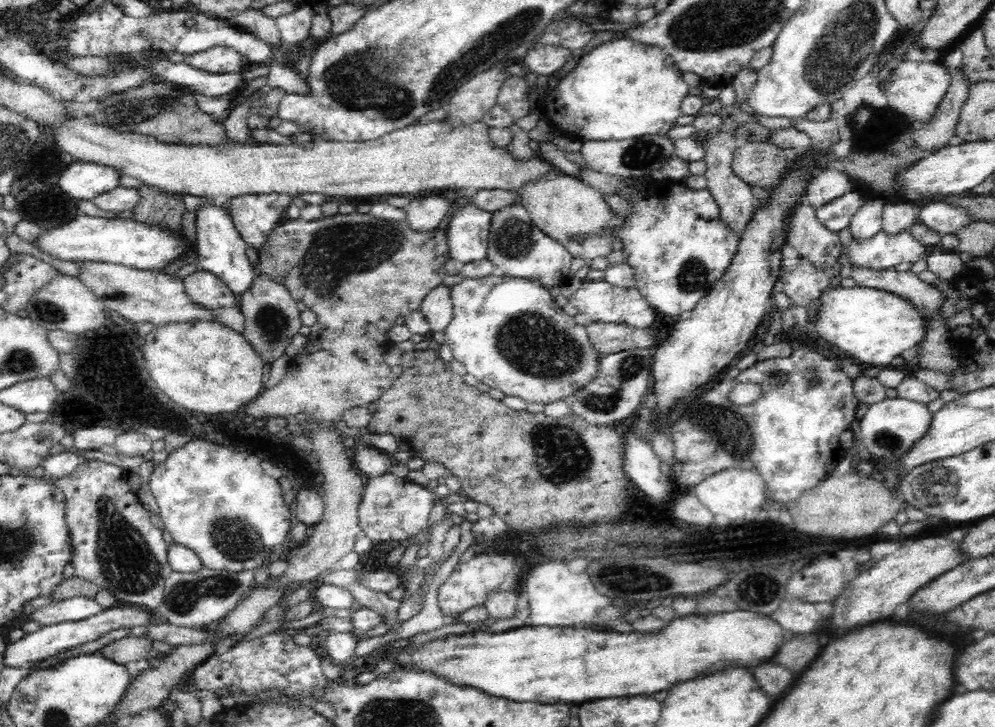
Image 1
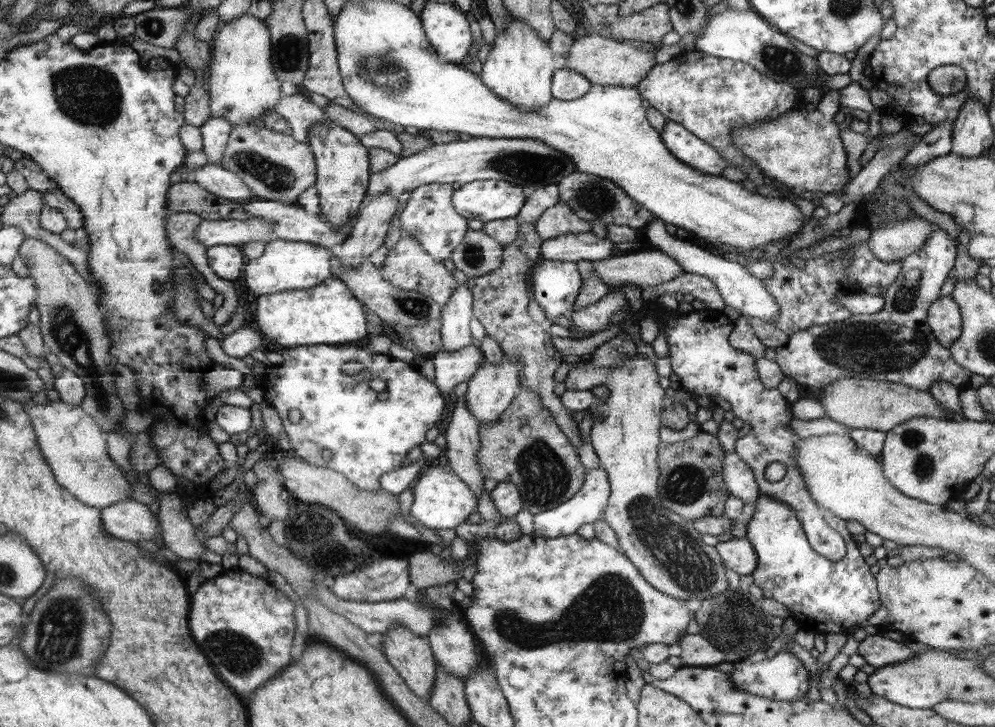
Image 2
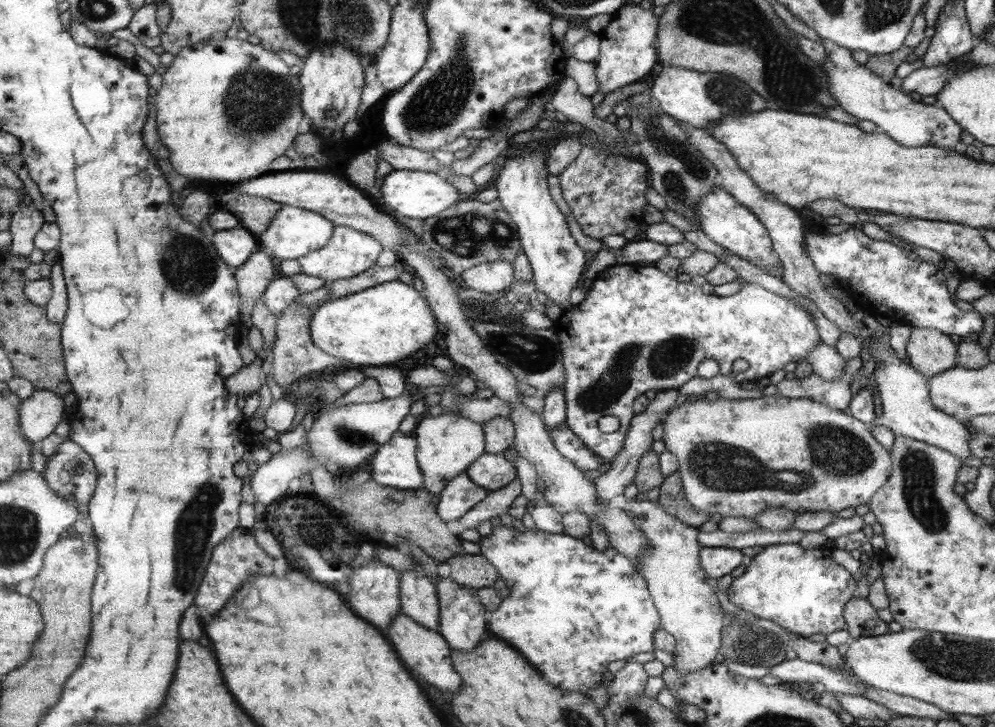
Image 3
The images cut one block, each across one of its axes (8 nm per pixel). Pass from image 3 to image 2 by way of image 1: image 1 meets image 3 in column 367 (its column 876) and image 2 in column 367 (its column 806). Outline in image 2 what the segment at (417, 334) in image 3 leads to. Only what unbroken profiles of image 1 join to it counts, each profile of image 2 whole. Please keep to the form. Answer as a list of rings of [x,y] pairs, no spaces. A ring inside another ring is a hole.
[[[332,276],[317,287],[305,291],[284,291],[258,296],[254,320],[264,338],[275,340],[288,349],[290,346],[350,345],[350,342],[368,336],[364,305],[354,295],[349,285]]]

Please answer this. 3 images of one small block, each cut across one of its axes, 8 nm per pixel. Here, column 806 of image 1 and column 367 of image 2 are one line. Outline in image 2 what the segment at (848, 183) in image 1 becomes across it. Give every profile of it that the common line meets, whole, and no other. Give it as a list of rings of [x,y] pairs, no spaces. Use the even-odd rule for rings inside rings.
[[[470,138],[465,141],[434,143],[412,156],[400,157],[392,166],[373,174],[368,185],[365,202],[379,194],[399,196],[402,192],[413,191],[427,184],[468,184],[475,180],[499,180],[520,185],[530,195],[537,186],[558,184],[573,174],[577,166],[570,162],[566,153],[553,149],[544,141],[531,138]]]

